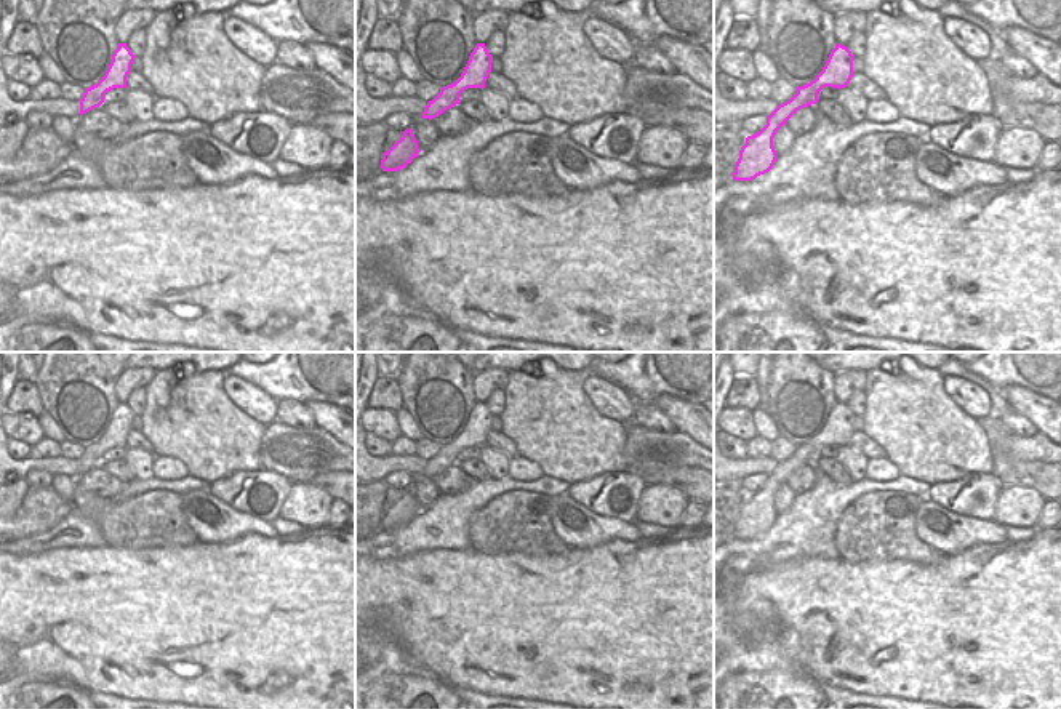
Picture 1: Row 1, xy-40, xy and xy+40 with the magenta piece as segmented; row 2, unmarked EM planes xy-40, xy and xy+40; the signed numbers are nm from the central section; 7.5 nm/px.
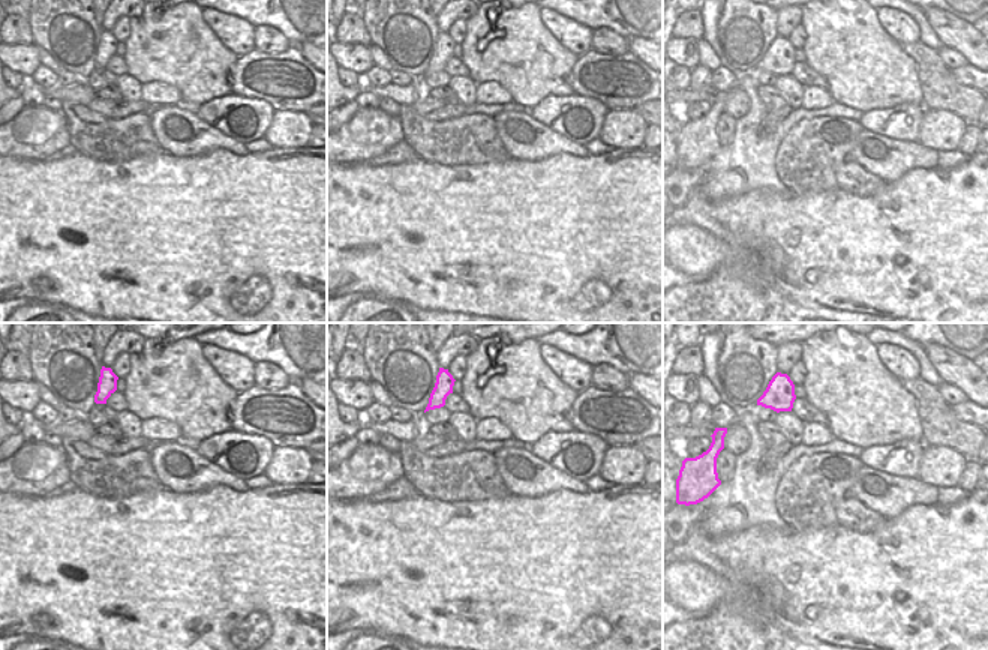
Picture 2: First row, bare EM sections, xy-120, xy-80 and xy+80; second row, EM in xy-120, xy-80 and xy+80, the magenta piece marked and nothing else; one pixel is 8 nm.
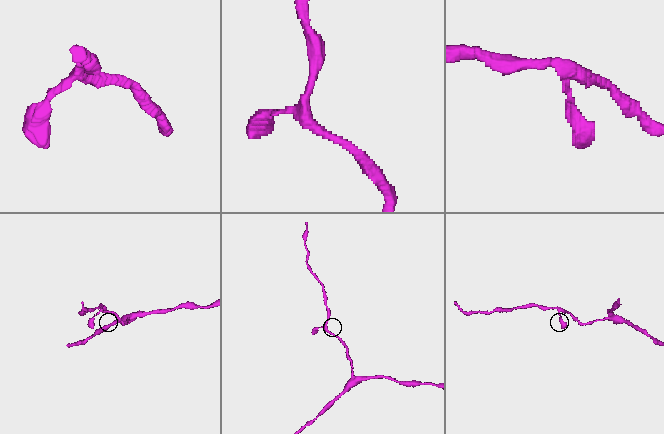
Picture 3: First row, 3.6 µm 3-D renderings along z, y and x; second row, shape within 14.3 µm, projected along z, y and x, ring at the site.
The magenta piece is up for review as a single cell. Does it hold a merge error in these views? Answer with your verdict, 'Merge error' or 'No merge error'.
No merge error.

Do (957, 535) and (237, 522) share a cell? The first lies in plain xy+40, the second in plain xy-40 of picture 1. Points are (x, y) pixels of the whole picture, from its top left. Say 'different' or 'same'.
same

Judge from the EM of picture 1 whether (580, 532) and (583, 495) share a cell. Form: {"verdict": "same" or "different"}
{"verdict": "different"}

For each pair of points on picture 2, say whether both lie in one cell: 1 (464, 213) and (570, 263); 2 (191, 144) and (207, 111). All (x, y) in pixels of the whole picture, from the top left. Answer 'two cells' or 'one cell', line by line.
1: one cell
2: two cells

